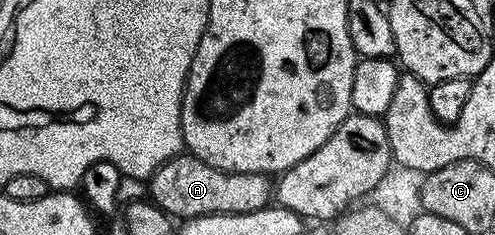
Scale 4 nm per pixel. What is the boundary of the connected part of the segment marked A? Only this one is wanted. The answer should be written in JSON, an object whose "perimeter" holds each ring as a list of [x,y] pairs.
{"perimeter":[[[181,151],[152,172],[147,182],[150,200],[173,219],[205,217],[219,213],[253,213],[269,208],[274,197],[274,181],[266,173],[231,173],[210,167],[192,153]]]}

